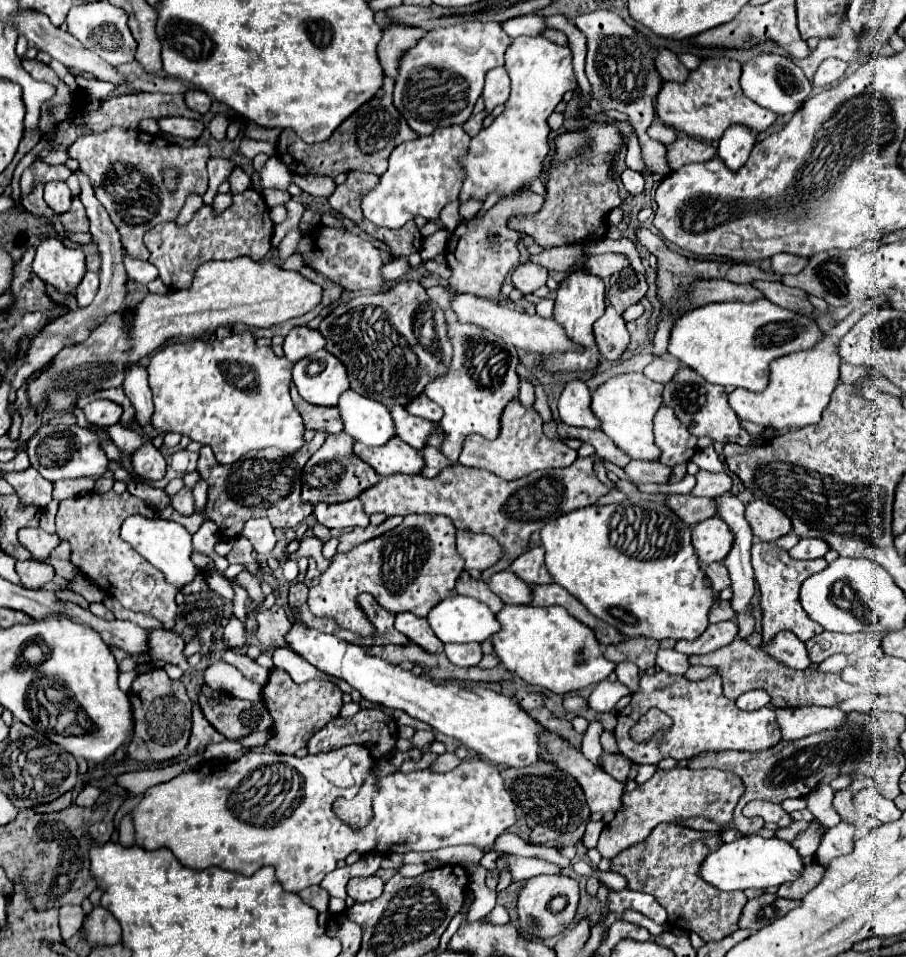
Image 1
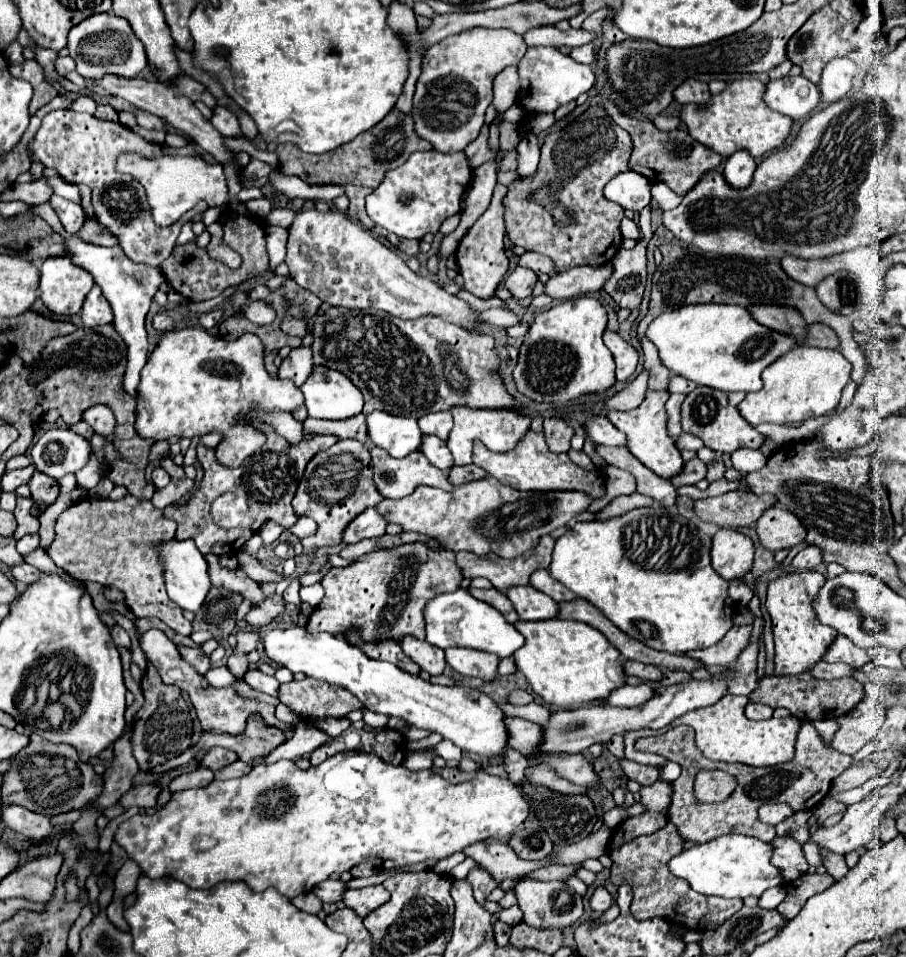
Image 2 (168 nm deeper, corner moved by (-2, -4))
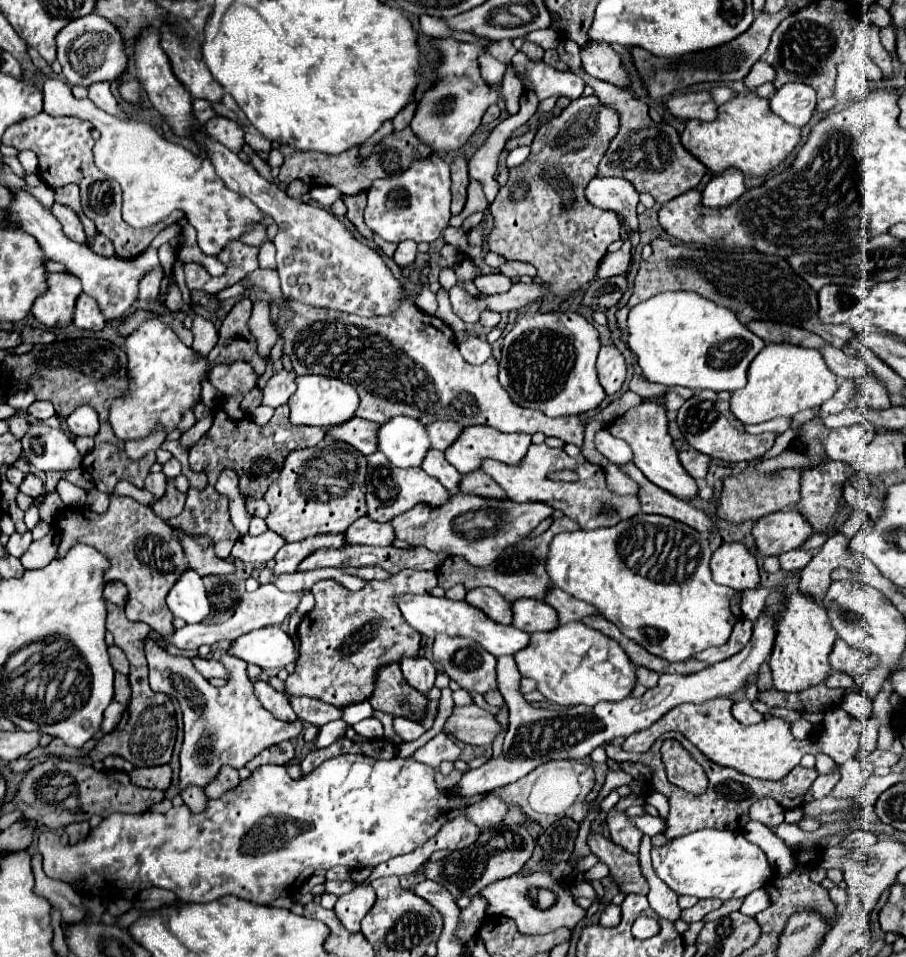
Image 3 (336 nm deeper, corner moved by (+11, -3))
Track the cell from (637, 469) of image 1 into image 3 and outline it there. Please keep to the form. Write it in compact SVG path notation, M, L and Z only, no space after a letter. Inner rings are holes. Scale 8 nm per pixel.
M685 450L679 454L679 460L683 464L683 468L695 478L695 480L703 480L707 476L707 470L709 470L709 462L711 458L697 452L697 450Z

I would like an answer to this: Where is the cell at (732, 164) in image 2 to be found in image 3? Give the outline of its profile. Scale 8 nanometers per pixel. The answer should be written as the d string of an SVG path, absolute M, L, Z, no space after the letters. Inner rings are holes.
M725 170L715 176L703 190L703 206L725 208L731 206L745 192L743 174L739 170Z

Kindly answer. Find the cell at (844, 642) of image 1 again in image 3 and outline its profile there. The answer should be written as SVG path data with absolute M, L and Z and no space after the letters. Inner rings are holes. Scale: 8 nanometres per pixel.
M841 638L835 642L833 654L829 656L829 662L833 668L843 670L847 674L857 674L863 670L869 670L869 654L859 650L859 648L851 648L849 644L845 644Z

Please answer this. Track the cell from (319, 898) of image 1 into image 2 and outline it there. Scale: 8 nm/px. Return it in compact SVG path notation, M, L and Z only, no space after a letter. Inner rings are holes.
M314 893L298 895L298 897L292 899L292 903L294 903L298 909L306 911L306 913L320 913L320 911L322 911L322 901L320 901Z

